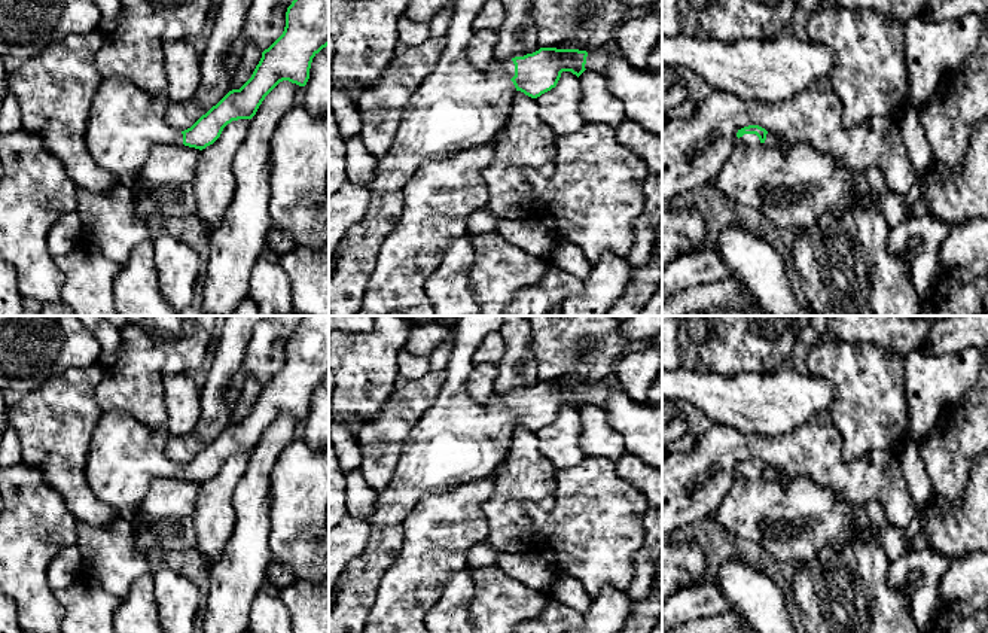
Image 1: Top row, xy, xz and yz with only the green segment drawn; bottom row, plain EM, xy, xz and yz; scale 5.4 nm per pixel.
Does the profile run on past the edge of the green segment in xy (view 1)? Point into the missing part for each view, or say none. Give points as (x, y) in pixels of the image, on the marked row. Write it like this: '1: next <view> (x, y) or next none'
1: next xy (125, 122)

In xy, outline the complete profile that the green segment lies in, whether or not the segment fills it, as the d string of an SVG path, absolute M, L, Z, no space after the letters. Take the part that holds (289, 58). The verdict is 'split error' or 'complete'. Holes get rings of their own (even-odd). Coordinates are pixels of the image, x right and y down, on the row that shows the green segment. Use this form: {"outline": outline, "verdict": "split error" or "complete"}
{"outline": "M293 0L283 34L262 52L251 77L185 131L165 121L167 94L153 95L122 77L103 79L86 124L88 150L103 170L131 183L155 144L202 150L232 121L251 119L280 82L305 86L312 58L327 45L329 0Z", "verdict": "split error"}

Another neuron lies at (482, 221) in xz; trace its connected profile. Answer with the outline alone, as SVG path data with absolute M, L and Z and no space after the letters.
M488 209L475 210L469 216L467 235L484 235L497 232L500 219Z

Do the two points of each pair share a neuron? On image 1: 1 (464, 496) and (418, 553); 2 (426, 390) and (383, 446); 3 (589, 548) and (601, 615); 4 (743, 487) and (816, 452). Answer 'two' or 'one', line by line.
1: one
2: one
3: two
4: two

